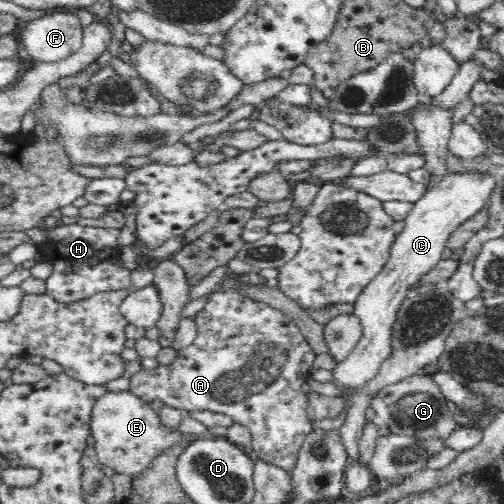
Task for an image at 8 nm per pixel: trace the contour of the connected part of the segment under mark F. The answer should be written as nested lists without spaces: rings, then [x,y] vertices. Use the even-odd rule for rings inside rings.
[[[55,12],[23,24],[21,44],[33,63],[58,62],[75,55],[83,45],[83,30],[78,15]]]

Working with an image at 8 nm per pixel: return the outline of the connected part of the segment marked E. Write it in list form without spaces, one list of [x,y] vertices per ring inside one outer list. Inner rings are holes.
[[[110,391],[100,397],[93,408],[91,436],[95,438],[95,450],[103,466],[113,468],[118,474],[134,477],[157,458],[168,446],[182,440],[180,431],[168,431],[160,417],[157,405],[147,403],[130,391]]]

